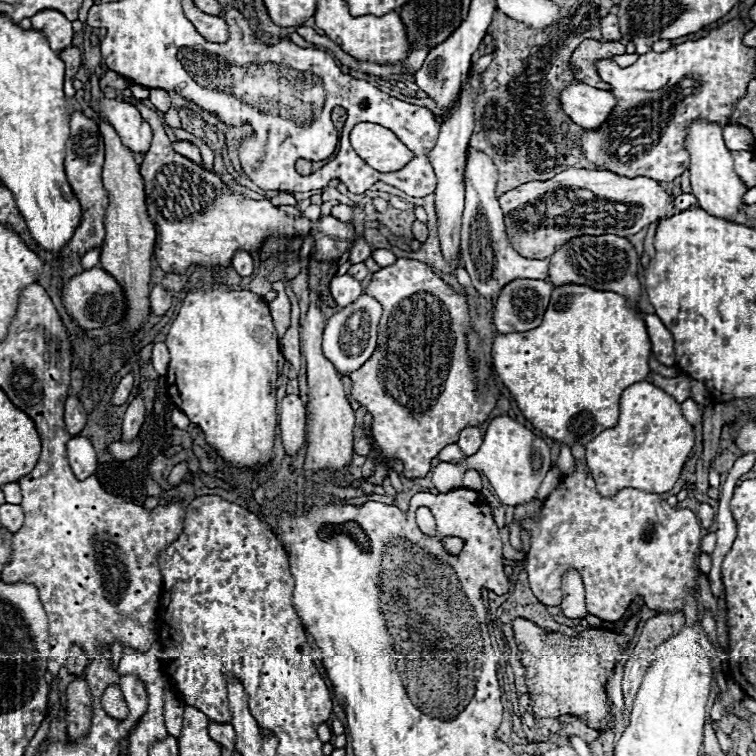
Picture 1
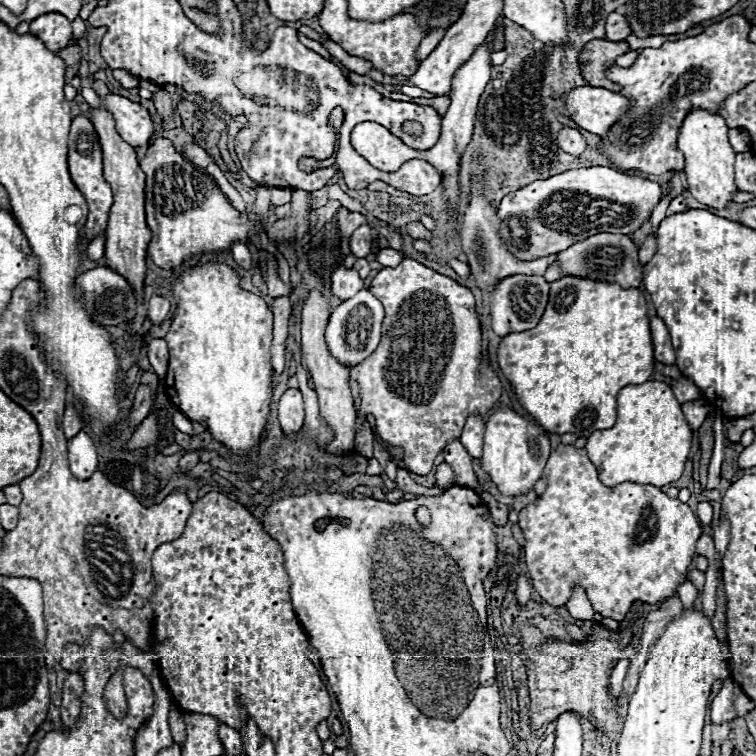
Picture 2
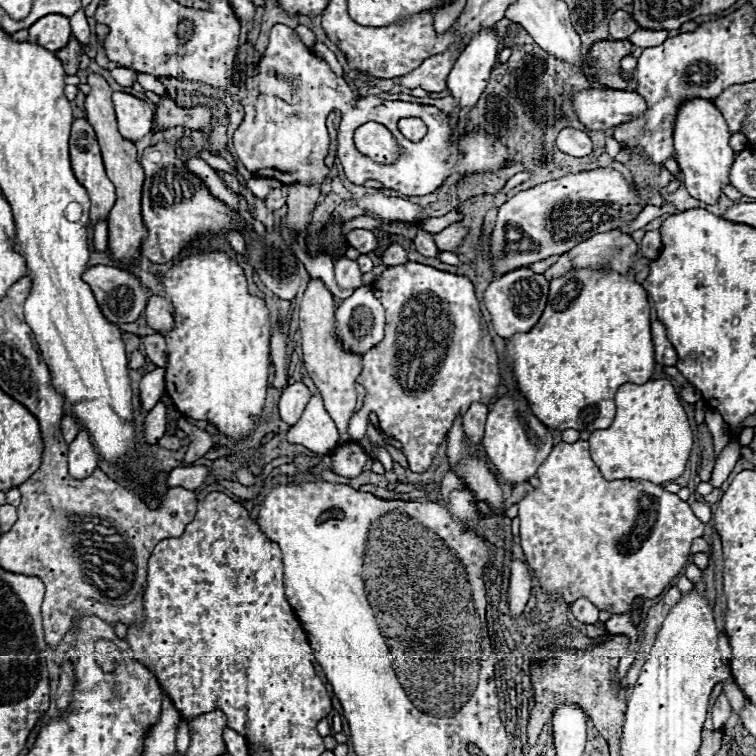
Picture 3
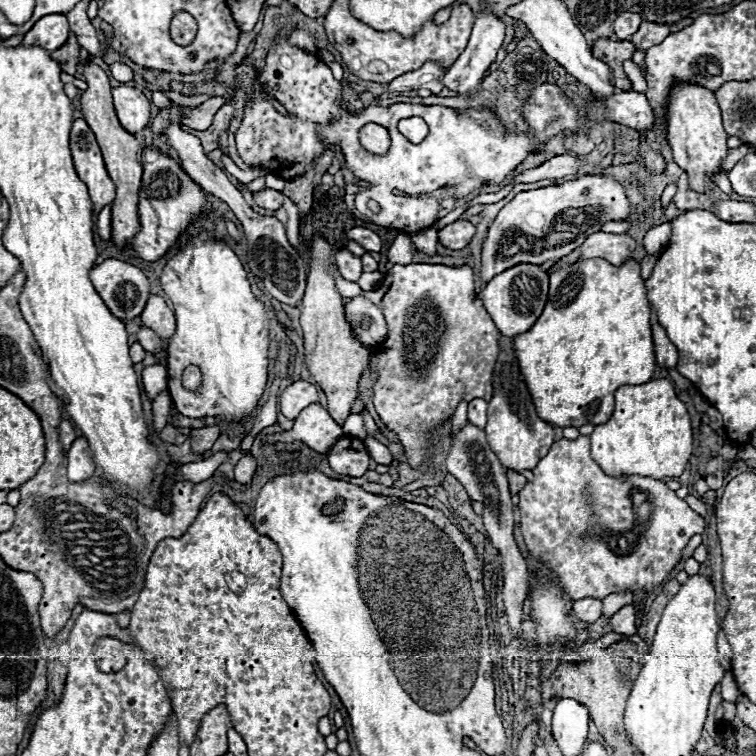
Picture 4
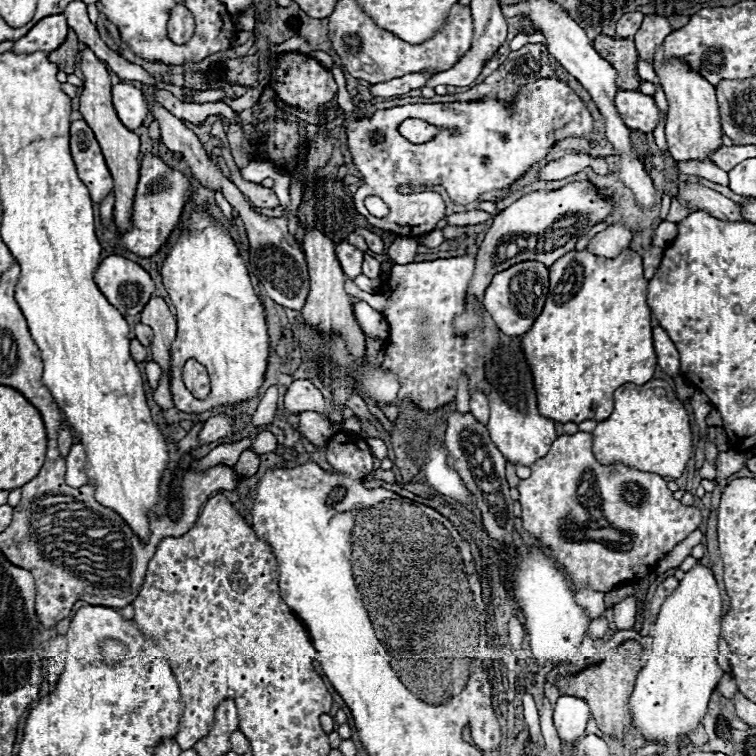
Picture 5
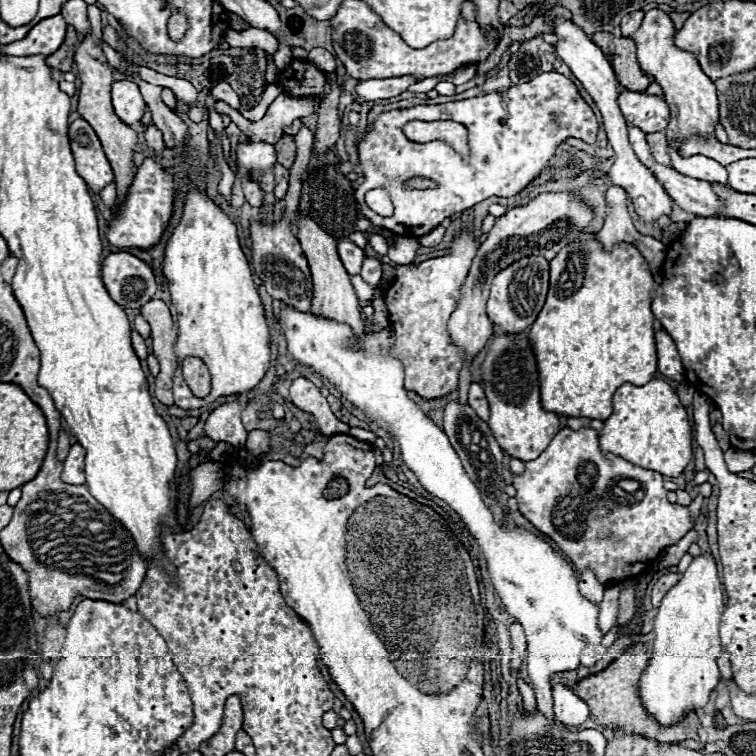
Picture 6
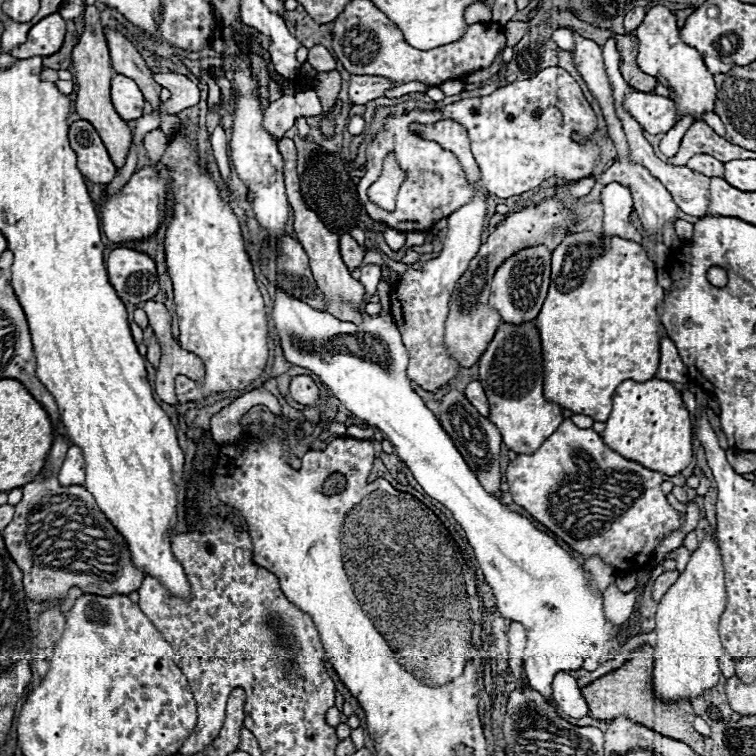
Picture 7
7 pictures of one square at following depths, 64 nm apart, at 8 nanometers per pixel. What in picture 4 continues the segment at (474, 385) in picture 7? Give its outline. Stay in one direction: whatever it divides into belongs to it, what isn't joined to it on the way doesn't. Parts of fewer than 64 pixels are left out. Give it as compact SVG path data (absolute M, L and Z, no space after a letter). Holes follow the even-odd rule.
M472 400L468 404L468 422L474 424L476 428L484 428L486 426L486 408L488 408L488 402L486 400Z

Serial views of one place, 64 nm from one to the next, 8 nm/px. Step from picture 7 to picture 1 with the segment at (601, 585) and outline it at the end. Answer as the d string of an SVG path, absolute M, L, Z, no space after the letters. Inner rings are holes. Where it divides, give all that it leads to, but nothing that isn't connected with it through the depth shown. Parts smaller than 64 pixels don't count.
M566 570L562 576L562 602L558 604L566 618L586 618L584 586L576 570Z

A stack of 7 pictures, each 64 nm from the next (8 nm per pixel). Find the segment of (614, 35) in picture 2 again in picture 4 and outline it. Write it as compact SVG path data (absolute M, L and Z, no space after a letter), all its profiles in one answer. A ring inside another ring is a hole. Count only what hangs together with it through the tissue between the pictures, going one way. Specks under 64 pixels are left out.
M620 12L620 14L616 16L614 24L612 24L616 38L618 38L618 40L626 40L626 38L630 38L630 36L638 30L640 22L642 22L642 20L640 20L640 14Z

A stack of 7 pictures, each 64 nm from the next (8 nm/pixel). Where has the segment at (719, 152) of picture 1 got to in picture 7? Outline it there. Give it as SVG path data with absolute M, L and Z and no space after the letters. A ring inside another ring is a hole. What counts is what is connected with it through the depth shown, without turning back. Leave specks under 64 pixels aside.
M654 6L646 12L646 18L642 20L640 28L636 28L634 36L638 38L638 66L642 72L658 78L662 86L670 90L670 100L676 104L678 120L682 120L686 114L694 118L694 122L702 120L706 112L714 112L714 102L716 102L716 86L712 80L712 74L704 68L702 56L694 50L688 48L680 40L680 30L676 26L674 14L664 8L664 6Z

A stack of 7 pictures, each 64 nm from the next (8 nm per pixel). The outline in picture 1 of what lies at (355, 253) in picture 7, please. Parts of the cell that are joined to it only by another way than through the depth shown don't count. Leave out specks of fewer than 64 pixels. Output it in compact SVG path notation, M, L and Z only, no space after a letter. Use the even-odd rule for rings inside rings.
M348 274L336 276L330 282L330 294L336 300L336 304L340 308L344 308L344 306L358 300L358 296L362 294L362 284L358 280L354 280L352 276L348 276Z

